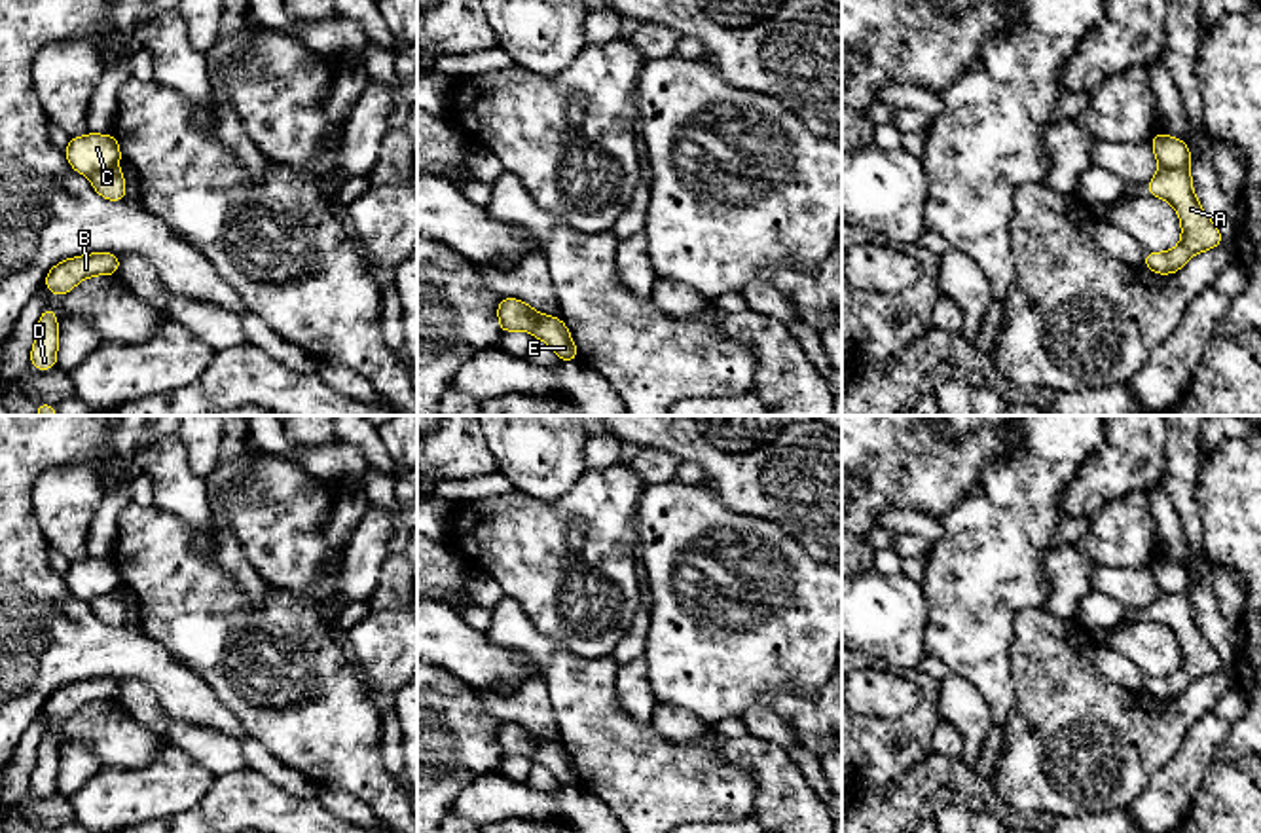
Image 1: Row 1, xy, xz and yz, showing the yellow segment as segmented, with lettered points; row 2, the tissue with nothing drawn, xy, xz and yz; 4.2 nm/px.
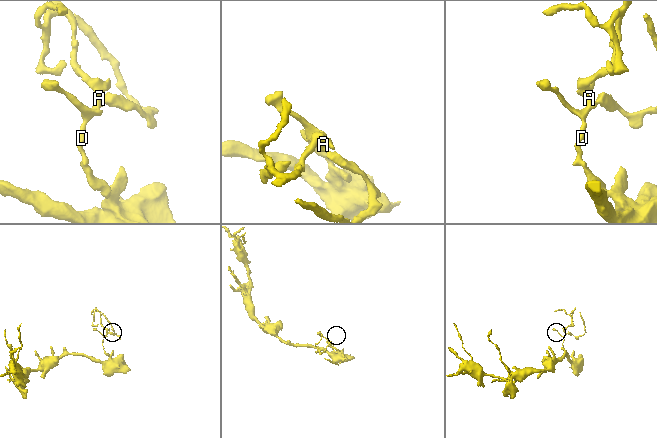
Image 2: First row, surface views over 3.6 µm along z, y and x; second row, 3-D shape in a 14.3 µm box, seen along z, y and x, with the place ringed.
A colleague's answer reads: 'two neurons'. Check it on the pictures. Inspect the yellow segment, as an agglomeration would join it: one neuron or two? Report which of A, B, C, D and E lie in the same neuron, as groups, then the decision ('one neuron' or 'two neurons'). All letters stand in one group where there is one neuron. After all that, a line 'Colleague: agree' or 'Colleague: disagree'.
A B D E / C | two neurons
Colleague: agree

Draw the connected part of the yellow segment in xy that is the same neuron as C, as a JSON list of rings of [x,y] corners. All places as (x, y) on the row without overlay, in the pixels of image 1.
[[[87,558],[74,562],[63,577],[72,594],[87,602],[116,592],[116,588],[123,584],[114,560]]]

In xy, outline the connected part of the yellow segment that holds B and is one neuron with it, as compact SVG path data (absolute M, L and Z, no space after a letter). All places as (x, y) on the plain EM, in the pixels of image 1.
M93 677L66 683L47 696L44 712L49 713L55 721L64 721L80 706L93 700L118 700L118 694L119 679L114 677Z

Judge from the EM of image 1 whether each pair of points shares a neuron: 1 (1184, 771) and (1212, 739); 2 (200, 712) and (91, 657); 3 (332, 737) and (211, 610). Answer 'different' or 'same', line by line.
1: same
2: same
3: same

